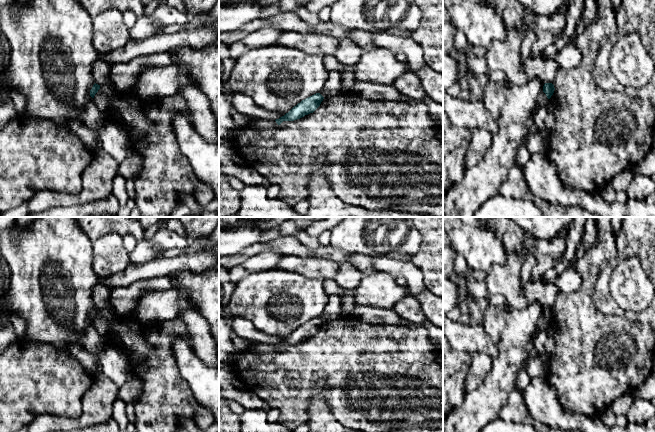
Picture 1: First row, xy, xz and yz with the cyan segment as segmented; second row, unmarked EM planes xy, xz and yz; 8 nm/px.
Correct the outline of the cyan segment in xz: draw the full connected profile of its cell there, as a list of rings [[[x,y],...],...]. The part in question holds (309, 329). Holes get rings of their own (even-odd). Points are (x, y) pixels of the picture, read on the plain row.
[[[316,317],[298,327],[284,340],[276,343],[276,347],[280,349],[283,345],[294,345],[313,337],[321,328],[324,321],[320,317]]]

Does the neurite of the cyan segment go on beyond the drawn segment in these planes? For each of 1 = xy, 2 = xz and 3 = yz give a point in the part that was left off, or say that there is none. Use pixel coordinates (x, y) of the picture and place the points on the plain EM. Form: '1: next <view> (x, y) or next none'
1: next none
2: next none
3: next none

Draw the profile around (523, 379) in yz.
[[[532,356],[527,358],[526,364],[521,368],[517,381],[516,381],[516,387],[521,391],[524,392],[525,388],[529,385],[531,378],[527,373],[526,367],[527,363],[530,361]]]

